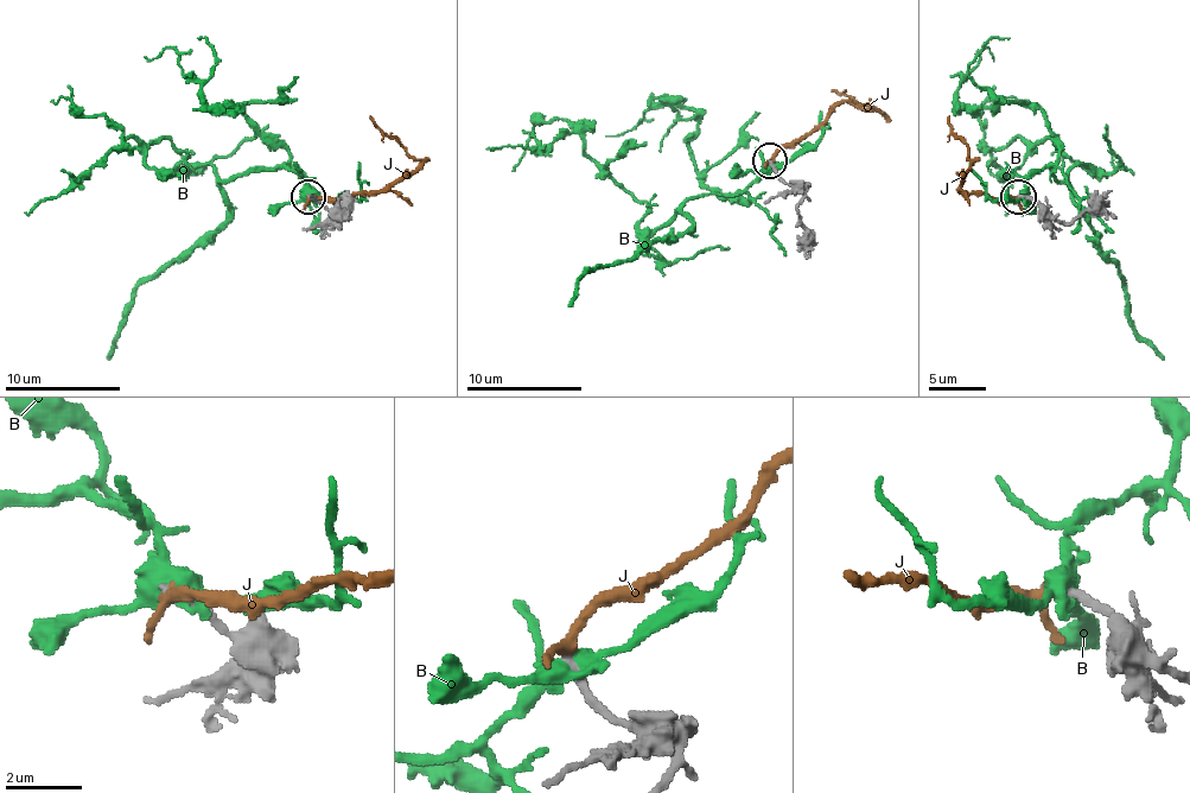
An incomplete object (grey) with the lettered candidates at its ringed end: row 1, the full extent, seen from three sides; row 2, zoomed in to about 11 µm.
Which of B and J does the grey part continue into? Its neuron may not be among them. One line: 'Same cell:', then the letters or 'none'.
Same cell: none

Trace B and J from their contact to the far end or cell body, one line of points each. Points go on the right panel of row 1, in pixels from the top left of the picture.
B: (1026, 197), (1026, 179), (1047, 169), (1057, 179), (1087, 169), (1049, 139), (988, 148), (980, 108), (1029, 99)
J: (1020, 197), (992, 197), (960, 189), (972, 163), (968, 148), (952, 131), (948, 116)

